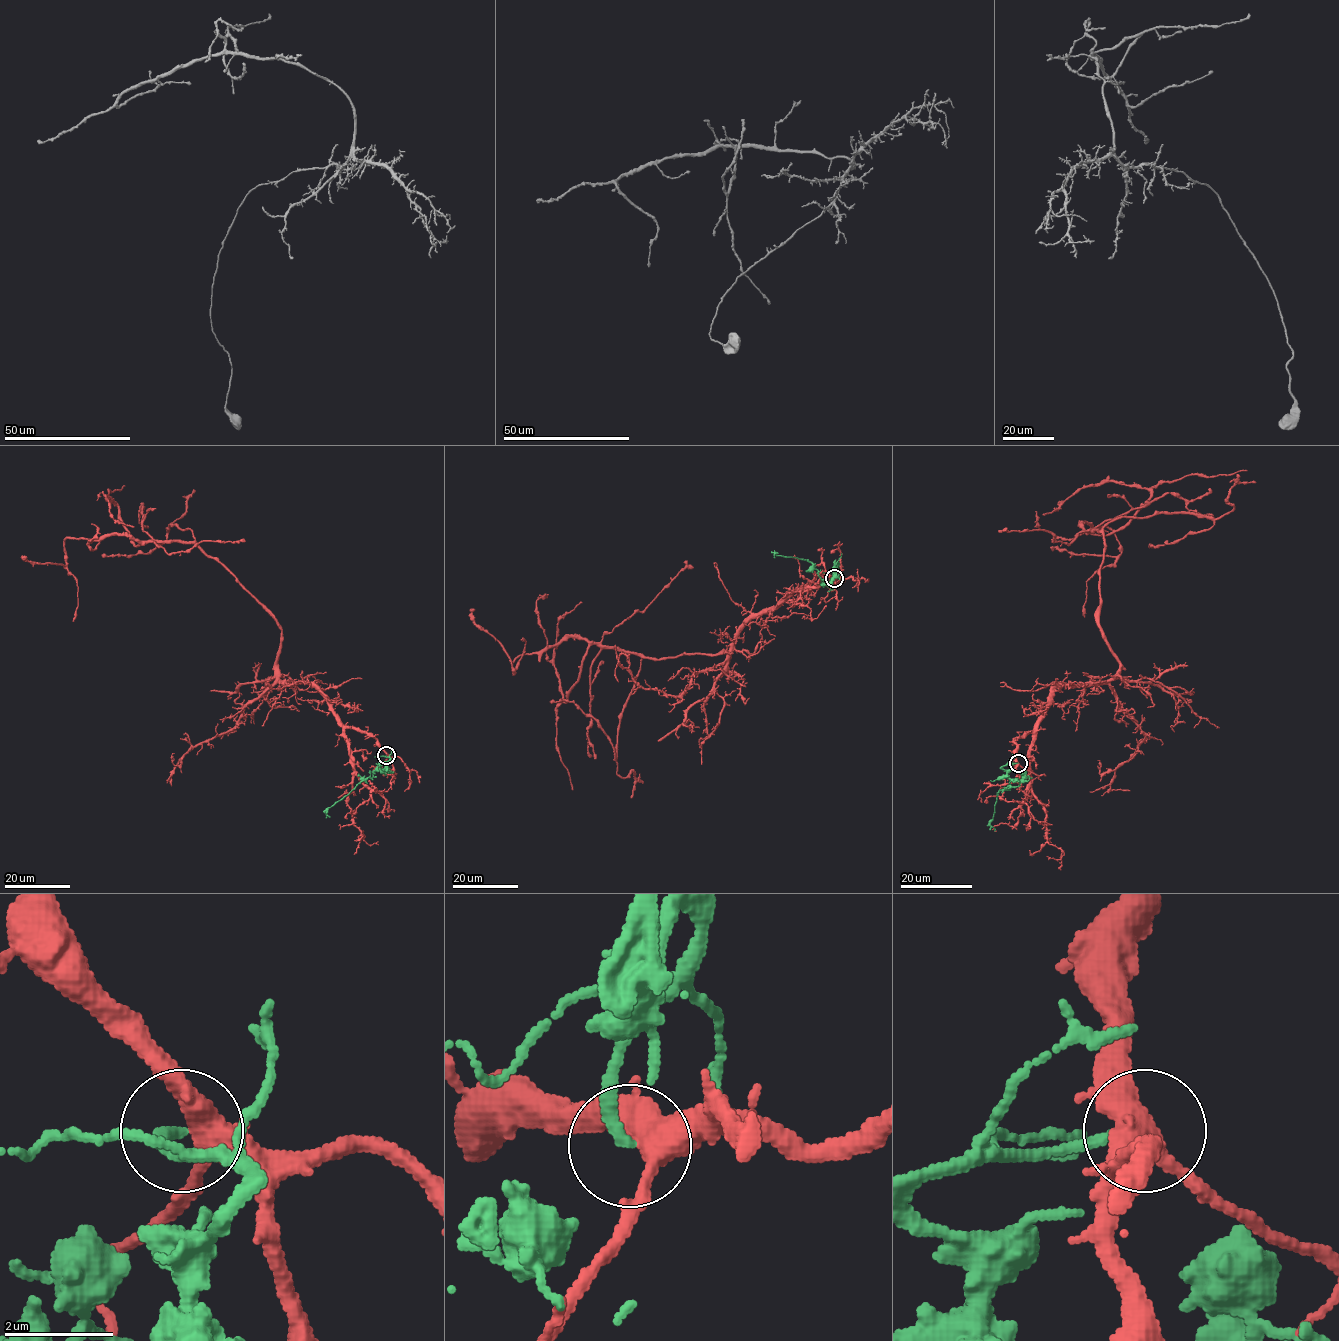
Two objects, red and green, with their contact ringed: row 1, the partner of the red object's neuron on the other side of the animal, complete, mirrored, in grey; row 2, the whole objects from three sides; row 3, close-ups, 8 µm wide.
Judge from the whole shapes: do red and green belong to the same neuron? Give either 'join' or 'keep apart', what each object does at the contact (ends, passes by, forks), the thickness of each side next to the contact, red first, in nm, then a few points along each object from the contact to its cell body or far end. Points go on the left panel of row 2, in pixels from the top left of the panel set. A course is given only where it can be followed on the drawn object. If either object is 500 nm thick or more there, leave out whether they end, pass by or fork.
keep apart | red forks | green ends | 440/200 nm | red via (386, 755), (314, 687), (281, 679), (277, 619), (232, 575), (195, 543), (136, 546), (105, 496), (134, 526) | green via (386, 755), (389, 759), (385, 770), (375, 771), (370, 777), (330, 806), (326, 818)

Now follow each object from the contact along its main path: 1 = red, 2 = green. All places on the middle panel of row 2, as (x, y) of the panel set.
1: (834, 578), (753, 617), (725, 672), (729, 654), (592, 644), (566, 701), (558, 621), (582, 602)
2: (834, 578), (837, 564), (833, 577), (823, 584), (818, 571), (806, 560), (775, 553), (774, 557)

